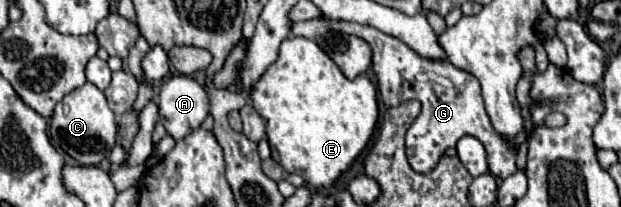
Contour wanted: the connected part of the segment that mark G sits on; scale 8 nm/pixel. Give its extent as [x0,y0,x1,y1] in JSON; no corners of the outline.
[291,17,517,179]

